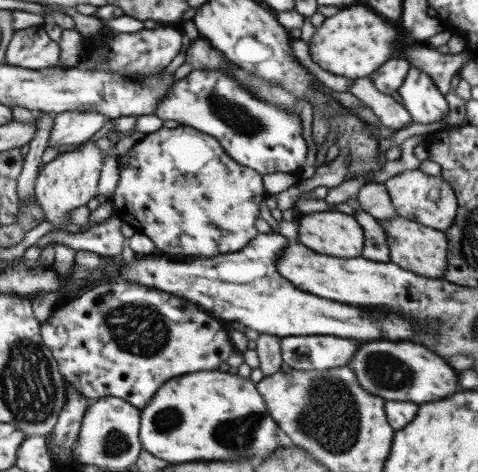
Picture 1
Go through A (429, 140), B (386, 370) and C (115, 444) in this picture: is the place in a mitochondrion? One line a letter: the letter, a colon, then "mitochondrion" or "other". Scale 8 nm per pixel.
A: other
B: mitochondrion
C: mitochondrion

